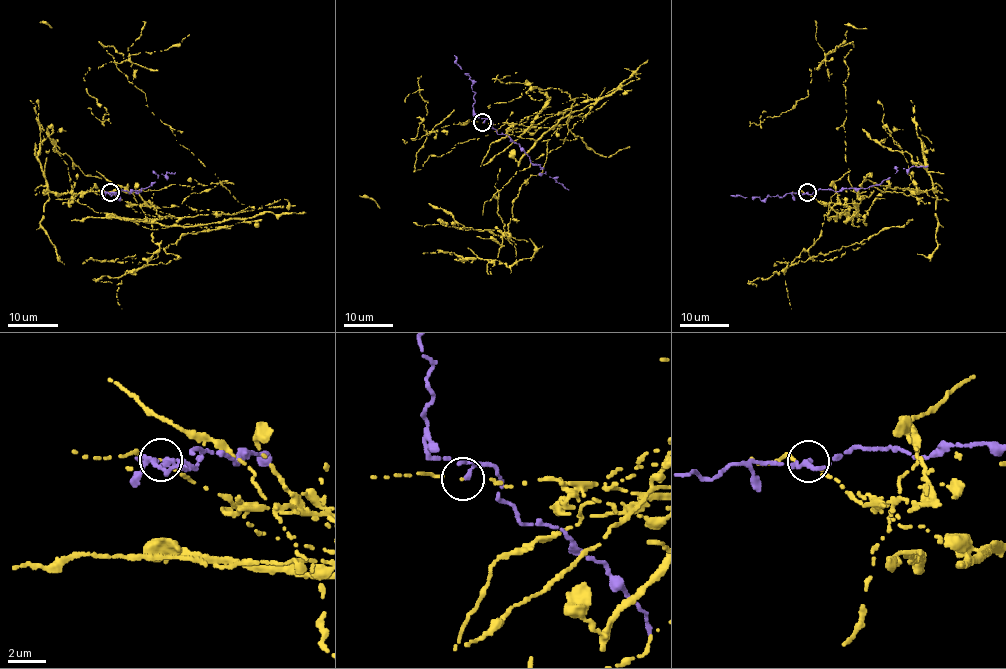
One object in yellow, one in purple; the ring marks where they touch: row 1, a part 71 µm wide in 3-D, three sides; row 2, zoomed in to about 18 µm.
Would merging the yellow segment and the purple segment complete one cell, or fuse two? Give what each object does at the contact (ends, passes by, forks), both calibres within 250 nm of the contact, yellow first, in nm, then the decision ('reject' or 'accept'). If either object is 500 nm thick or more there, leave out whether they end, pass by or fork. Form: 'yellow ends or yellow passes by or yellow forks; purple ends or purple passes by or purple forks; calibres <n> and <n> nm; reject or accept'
yellow ends; purple passes by; calibres 70 and 160 nm; reject

